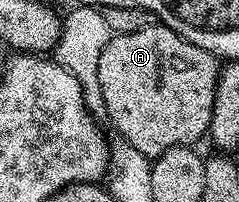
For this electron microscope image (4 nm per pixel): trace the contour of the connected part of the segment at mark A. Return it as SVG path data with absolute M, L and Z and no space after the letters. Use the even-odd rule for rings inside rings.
M152 25L133 33L112 34L105 53L101 53L101 65L97 65L99 92L103 98L101 107L107 110L112 125L119 130L118 138L133 145L142 155L154 157L174 147L190 147L207 135L220 70L221 63L216 56L185 41L168 27Z

